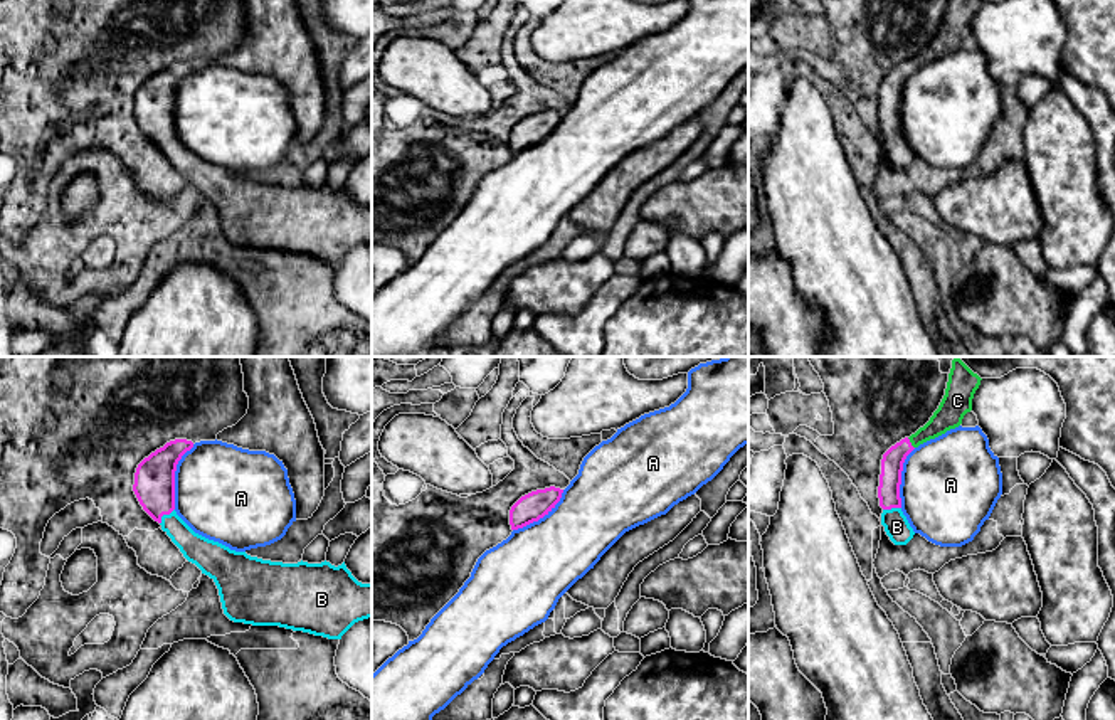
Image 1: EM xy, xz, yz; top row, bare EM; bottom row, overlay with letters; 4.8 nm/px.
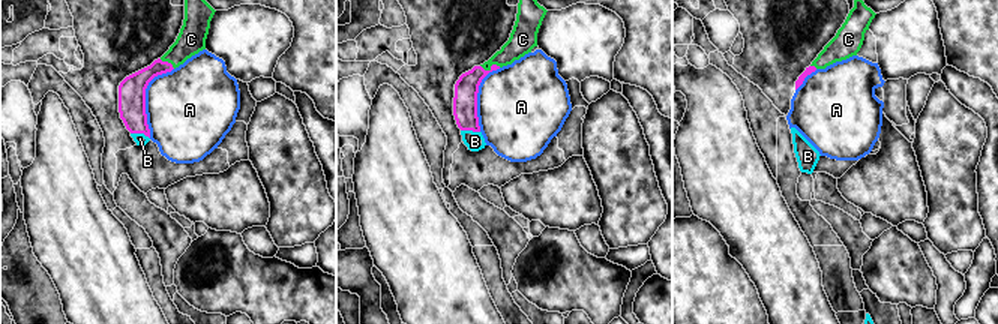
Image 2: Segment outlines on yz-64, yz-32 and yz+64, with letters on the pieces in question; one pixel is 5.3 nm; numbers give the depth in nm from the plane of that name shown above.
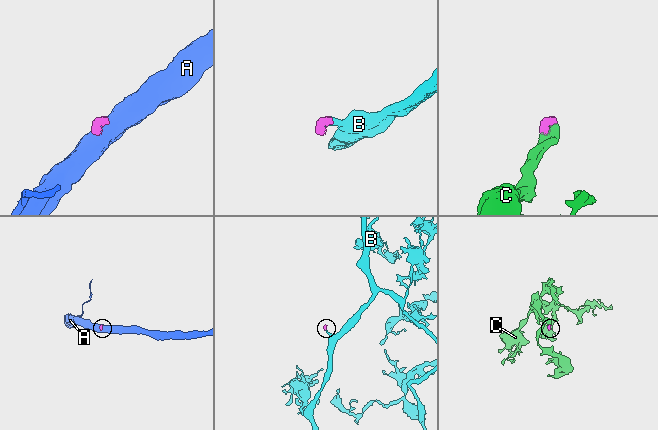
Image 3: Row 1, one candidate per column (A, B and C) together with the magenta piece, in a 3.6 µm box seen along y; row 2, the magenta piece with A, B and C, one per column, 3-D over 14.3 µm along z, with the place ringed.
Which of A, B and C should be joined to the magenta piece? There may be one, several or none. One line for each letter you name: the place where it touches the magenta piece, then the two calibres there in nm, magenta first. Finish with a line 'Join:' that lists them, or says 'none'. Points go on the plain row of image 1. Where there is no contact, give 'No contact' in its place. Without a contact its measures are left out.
B: Touches magenta at xy (163, 137). Thickness 190 nm (magenta) against 140 nm
C: Touches magenta at yz (910, 66). Thickness 110 nm (magenta) against 130 nm
Join: B, C

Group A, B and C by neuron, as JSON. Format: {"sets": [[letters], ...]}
{"sets": [["A"], ["B", "C"]]}

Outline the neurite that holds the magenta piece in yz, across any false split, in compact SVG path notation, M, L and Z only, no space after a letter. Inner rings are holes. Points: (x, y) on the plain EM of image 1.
M949 0L945 19L930 44L910 61L891 69L881 82L878 109L881 148L895 168L906 168L915 155L901 135L900 108L906 79L920 67L945 57L962 47L972 34L972 22L980 8L980 0Z

